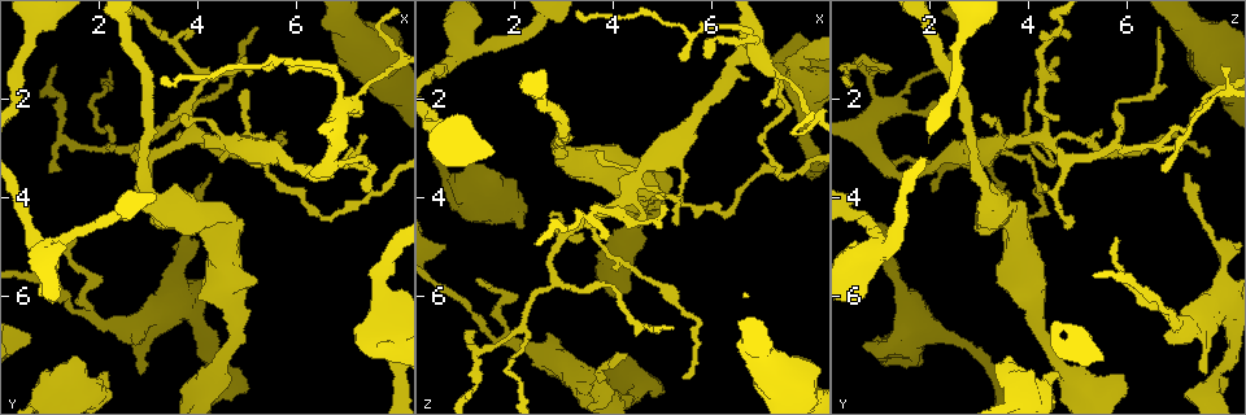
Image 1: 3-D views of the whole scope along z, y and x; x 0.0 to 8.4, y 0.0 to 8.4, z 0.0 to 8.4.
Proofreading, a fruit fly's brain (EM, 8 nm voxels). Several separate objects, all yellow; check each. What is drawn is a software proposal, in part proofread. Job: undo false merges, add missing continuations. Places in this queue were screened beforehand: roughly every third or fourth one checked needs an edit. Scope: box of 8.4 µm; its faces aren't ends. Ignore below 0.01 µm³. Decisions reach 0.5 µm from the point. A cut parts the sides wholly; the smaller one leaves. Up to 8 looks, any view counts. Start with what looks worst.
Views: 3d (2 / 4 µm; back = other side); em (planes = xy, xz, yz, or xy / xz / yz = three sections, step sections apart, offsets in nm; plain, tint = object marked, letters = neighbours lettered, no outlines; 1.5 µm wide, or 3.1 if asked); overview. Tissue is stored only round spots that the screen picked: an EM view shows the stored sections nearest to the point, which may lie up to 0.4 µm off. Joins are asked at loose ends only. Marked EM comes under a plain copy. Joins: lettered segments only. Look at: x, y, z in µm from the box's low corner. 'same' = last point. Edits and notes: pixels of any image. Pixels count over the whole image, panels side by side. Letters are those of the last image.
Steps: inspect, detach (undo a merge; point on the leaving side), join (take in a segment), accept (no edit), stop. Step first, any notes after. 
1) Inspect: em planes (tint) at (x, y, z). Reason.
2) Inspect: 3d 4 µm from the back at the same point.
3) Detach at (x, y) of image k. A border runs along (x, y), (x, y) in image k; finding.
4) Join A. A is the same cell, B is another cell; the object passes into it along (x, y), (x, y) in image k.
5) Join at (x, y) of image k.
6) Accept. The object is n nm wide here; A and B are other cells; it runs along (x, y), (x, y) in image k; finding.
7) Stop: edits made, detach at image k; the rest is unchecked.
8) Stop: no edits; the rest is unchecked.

Inspect: em planes (letters) at (7.30, 2.75, 3.55). Thin end.

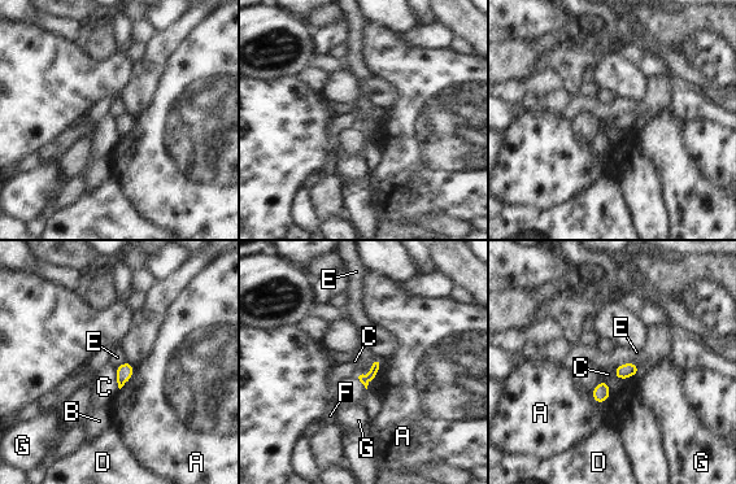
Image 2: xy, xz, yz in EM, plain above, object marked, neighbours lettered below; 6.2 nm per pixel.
Accept. A, B, C, D, E, F and G are other cells; a border runs along (374, 357), (370, 370), (358, 376) in image 2; none of them fits.

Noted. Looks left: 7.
Inspect: 3d 4 µm at (4.45, 3.30, 4.45). An open end.

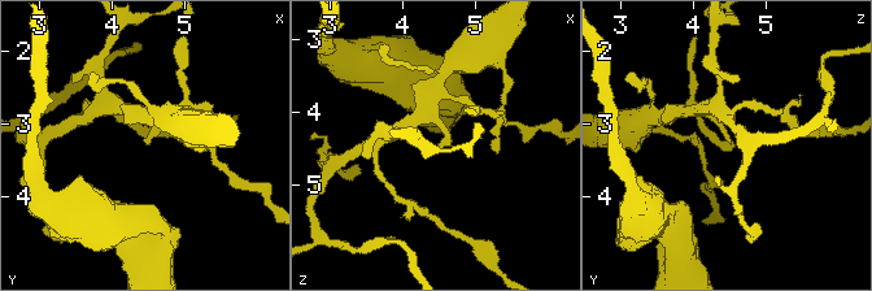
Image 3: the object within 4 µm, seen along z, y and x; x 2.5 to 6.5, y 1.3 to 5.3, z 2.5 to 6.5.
Inspect: em planes (letters) at (4.45, 3.25, 4.45).

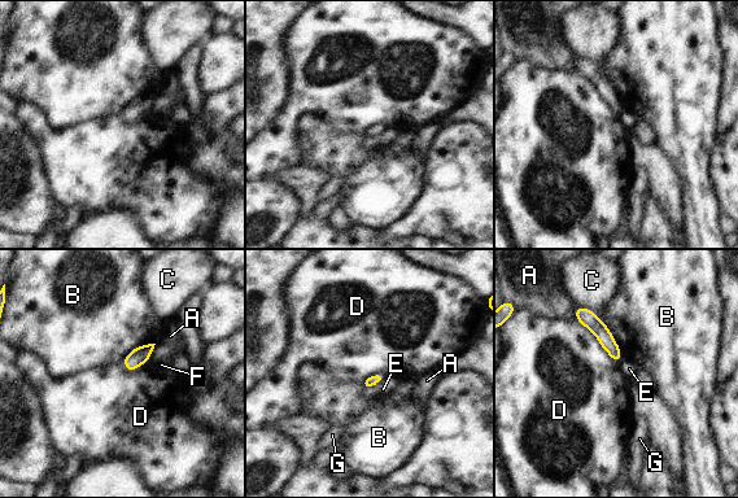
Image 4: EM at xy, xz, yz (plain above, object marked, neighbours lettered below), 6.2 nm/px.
Accept. The longest contact is with D, 380 nm; A, B, C, D, E, F and G are other cells; no lettered segment goes on from it.

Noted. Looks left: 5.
Inspect: em xy step 8 (tint) at (1.55, 4.90, 5.80). Thin end.

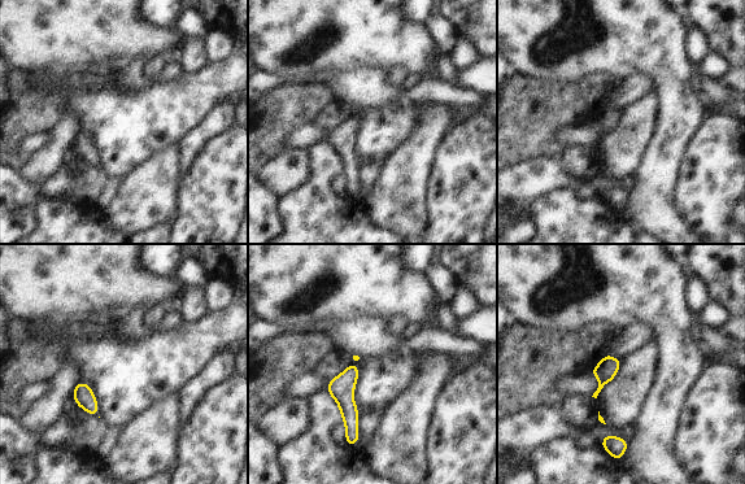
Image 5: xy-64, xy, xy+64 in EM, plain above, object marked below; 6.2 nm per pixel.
Inspect: em yz step 4 (letters) at the same point. Cut it another way.

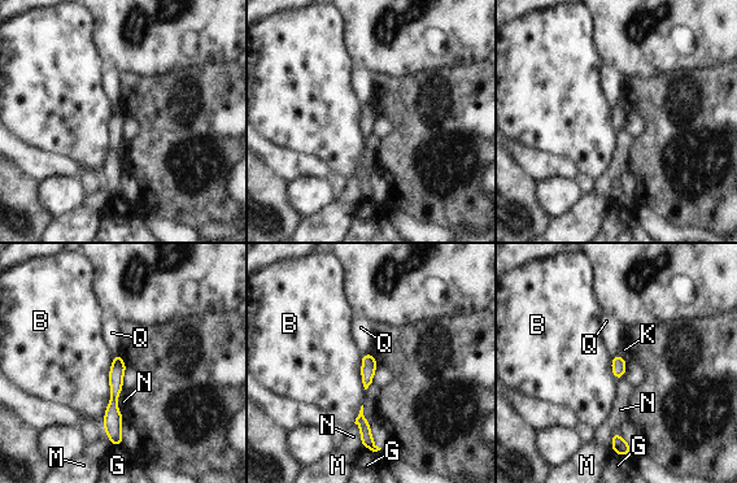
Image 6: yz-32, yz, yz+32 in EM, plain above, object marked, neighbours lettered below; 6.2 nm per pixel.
Accept. The object is 100 nm wide here; B, G, K, M, N and Q are other cells; it runs along (116, 357), (113, 434), (117, 443) in image 6; no lettered segment goes on from it.

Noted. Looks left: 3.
Stop: no edits; the rest is unchecked.

